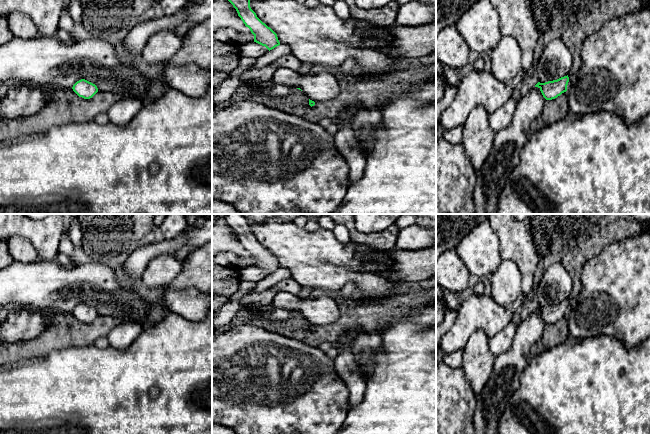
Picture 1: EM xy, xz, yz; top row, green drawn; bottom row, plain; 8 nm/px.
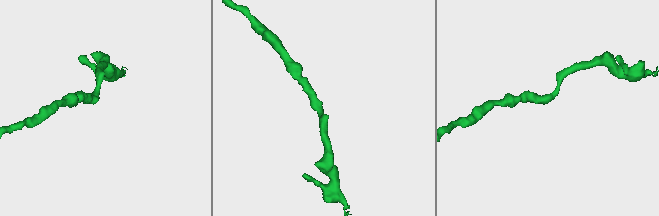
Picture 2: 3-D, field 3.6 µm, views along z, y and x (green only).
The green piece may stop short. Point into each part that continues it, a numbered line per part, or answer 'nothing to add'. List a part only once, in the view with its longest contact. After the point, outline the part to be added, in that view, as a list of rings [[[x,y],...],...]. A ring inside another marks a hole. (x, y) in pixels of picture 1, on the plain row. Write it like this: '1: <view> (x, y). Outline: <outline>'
nothing to add

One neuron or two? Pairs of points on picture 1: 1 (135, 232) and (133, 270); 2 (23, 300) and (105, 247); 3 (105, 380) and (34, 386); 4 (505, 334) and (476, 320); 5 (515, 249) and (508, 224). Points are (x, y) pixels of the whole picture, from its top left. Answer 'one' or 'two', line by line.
1: two
2: two
3: one
4: two
5: one

